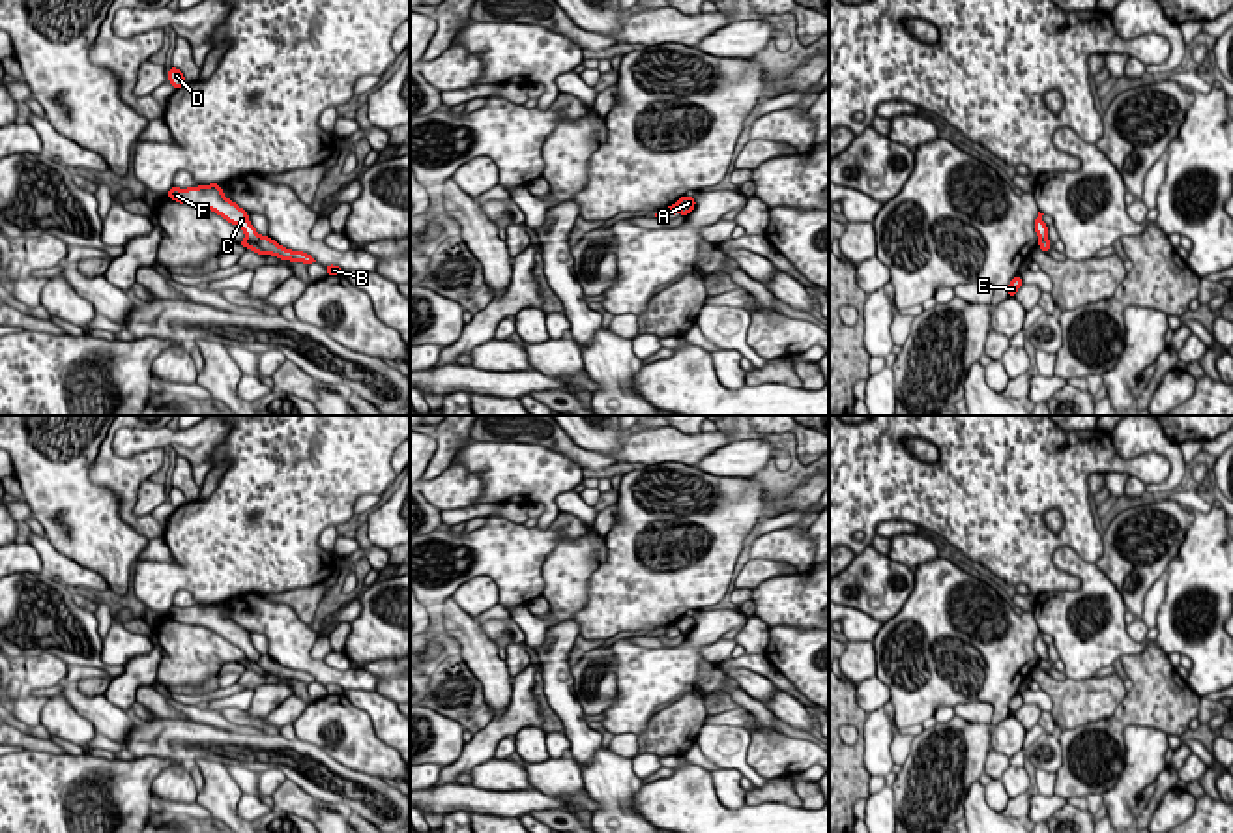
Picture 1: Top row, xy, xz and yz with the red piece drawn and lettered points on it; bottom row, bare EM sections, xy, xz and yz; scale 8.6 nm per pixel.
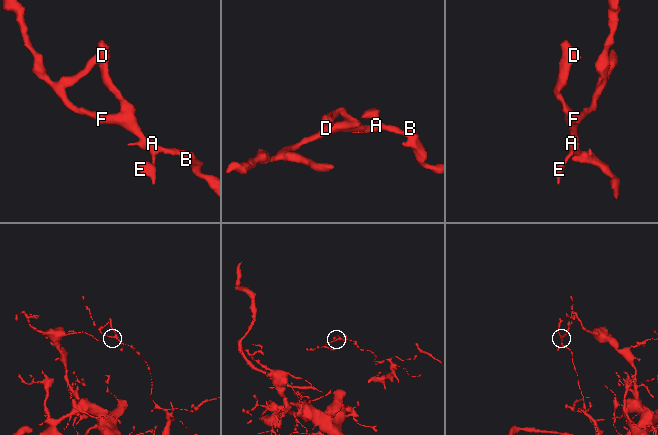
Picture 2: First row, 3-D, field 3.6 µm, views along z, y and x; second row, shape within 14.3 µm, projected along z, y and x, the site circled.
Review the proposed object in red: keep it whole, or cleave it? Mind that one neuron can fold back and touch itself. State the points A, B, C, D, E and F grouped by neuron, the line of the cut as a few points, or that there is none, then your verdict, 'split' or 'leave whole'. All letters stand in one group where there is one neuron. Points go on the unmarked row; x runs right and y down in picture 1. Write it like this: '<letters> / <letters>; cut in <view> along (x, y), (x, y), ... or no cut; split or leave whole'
A B E / C D F; cut in xy along (261, 656), (247, 659); split

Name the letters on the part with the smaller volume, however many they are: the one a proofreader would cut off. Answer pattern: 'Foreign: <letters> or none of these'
Foreign: C, D, F

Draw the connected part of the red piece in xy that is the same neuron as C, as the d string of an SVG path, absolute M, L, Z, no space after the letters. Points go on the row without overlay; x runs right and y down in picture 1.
M217 603L187 606L187 608L180 608L172 605L167 616L180 623L208 627L217 635L221 635L223 638L226 638L228 642L241 648L249 661L260 659L260 653L249 640L249 633L243 627L239 627L236 621L226 618L223 606Z

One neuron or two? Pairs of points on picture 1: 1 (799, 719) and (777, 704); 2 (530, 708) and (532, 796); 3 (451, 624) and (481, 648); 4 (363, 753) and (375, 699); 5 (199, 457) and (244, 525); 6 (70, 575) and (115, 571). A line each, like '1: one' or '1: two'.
1: one
2: two
3: one
4: two
5: two
6: two

